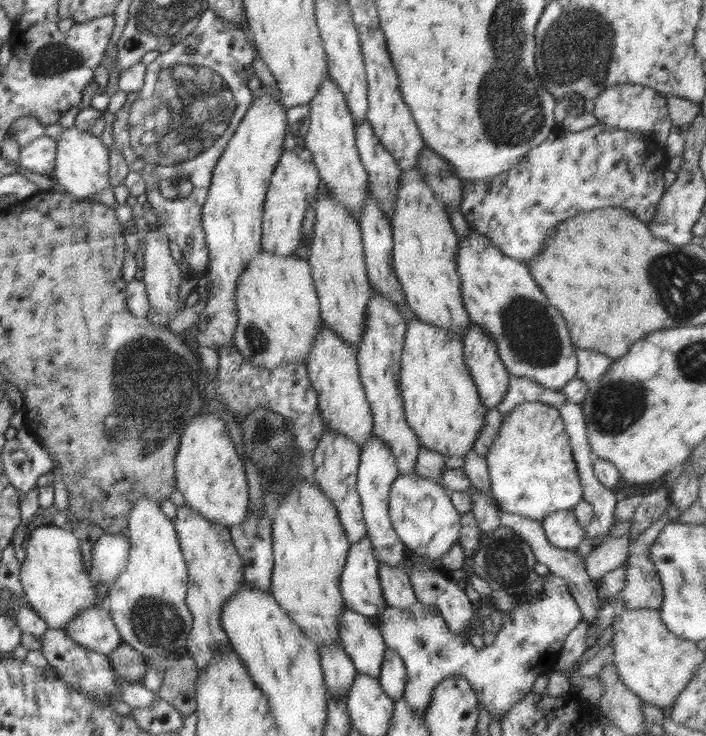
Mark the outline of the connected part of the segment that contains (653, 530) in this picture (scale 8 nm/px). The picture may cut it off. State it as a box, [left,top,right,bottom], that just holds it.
[614,510,668,609]

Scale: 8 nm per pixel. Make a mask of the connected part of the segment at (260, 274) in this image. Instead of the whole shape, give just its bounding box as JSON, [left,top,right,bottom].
[233,248,322,368]

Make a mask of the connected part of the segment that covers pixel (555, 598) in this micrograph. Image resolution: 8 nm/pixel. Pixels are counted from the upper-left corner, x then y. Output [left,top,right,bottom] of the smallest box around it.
[379,573,583,719]

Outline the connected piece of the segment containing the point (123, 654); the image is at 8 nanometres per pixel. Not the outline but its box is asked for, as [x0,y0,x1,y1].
[107,641,147,683]

